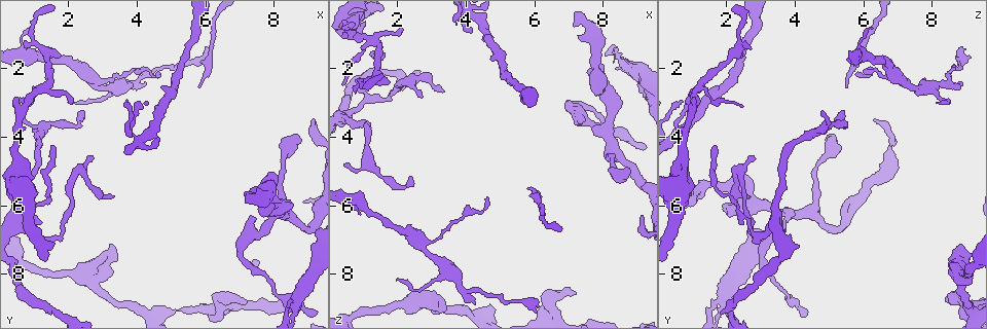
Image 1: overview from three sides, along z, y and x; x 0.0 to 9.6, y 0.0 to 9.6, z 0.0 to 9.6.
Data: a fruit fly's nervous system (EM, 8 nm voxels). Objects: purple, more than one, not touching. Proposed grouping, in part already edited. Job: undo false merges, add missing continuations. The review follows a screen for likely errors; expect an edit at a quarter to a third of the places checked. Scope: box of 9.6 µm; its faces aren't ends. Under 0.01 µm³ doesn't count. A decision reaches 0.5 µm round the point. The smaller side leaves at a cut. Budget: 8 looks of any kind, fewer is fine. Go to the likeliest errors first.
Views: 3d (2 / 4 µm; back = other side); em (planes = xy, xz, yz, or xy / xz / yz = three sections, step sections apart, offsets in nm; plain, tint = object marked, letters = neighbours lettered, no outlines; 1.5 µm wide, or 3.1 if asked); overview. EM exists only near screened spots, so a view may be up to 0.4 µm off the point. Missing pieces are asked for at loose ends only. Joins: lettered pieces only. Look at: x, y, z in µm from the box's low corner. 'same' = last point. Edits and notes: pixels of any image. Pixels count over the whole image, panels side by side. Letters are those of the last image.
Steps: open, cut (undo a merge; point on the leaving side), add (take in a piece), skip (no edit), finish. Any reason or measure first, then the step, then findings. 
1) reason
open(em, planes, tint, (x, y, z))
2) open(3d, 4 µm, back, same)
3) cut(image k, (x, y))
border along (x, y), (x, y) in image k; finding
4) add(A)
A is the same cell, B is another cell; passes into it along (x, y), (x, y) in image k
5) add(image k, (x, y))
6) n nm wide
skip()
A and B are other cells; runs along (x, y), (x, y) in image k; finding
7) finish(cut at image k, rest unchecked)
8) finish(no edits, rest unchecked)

thin end
open(3d, 4 µm, (9.10, 3.45, 6.25))

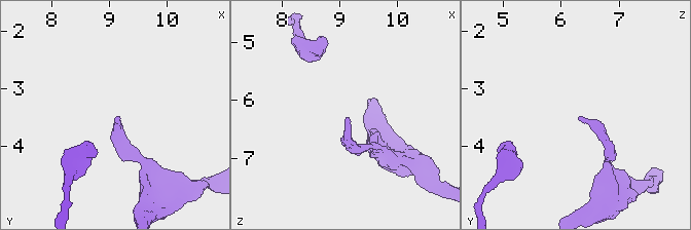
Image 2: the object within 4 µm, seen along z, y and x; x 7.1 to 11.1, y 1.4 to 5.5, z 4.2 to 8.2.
open(em, xz, step 8, letters, (9.15, 3.50, 6.30))

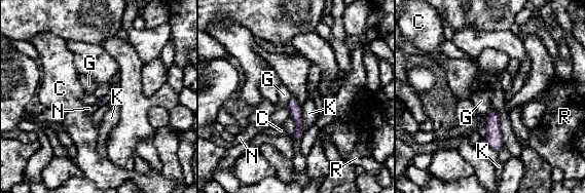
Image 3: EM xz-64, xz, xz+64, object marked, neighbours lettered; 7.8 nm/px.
skip()
C, G, K, N and R are other cells; runs along (293, 100), (298, 119), (298, 138) in image 3; none of them fits

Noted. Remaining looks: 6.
a fork
open(em, planes, tint, (8.75, 8.60, 2.00))

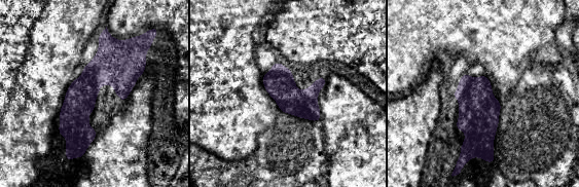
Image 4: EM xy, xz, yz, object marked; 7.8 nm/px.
see the neighbours
open(em, planes, letters, same)

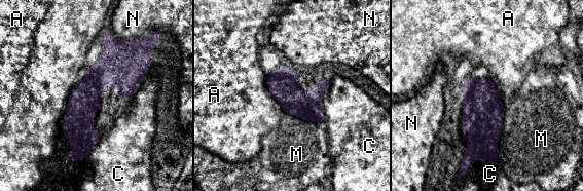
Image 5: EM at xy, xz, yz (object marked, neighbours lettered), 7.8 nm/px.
240 nm wide
skip()
A, C, M and N are other cells; border along (266, 75), (267, 89), (285, 113) in image 5; one neuron here

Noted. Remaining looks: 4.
a narrow waist
open(em, xz, step 8, tint, (8.00, 8.45, 3.60))

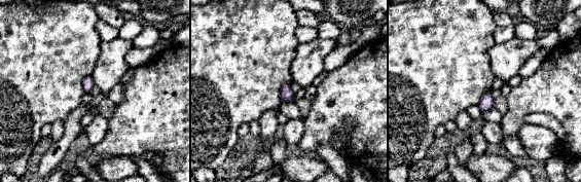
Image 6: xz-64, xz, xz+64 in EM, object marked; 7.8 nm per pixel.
cut it another way
open(em, yz, step 4, letters, same)

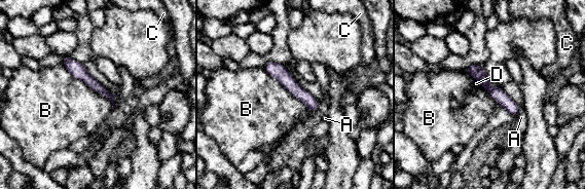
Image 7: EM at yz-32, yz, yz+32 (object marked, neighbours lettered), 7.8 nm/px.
80 nm wide; B touches over 550 nm
skip()
A, B, C and D are other cells; all the same neuron

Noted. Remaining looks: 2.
finish(no edits, rest unchecked)

